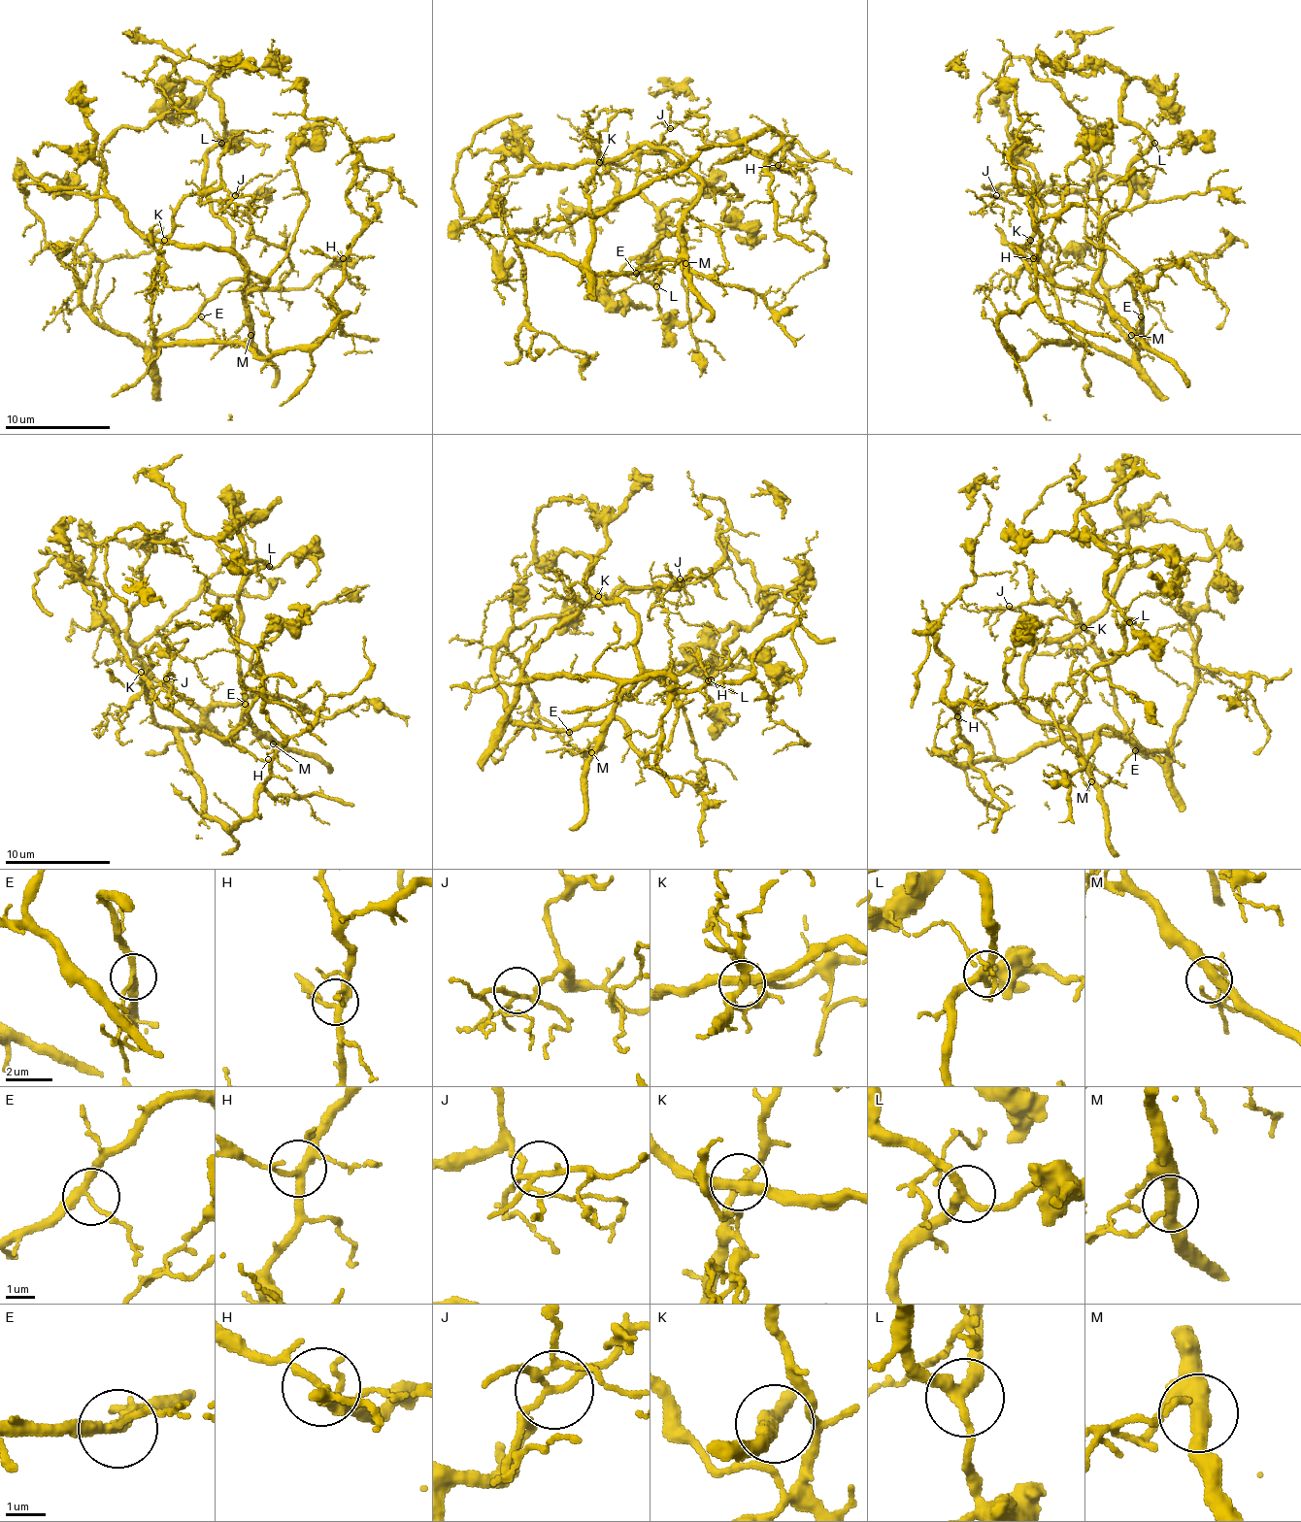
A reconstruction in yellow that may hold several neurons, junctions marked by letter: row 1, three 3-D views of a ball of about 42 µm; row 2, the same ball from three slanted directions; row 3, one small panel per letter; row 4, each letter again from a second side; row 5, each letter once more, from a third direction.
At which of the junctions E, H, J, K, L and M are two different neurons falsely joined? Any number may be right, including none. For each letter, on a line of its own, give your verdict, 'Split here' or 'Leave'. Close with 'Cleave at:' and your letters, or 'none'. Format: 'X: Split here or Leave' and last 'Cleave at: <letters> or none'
E: Leave
H: Leave
J: Leave
K: Leave
L: Leave
M: Leave
Cleave at: none

